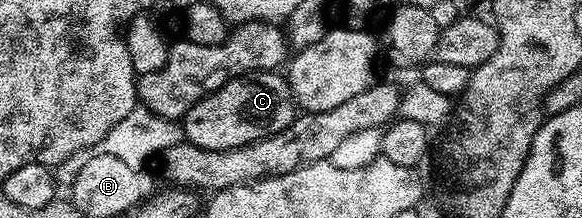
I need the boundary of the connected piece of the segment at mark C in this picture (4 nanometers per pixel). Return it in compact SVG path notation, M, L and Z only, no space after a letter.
M279 71L250 72L247 76L236 76L198 101L182 117L182 136L187 143L202 150L221 152L278 134L286 130L297 115L298 105L292 98L287 79Z

